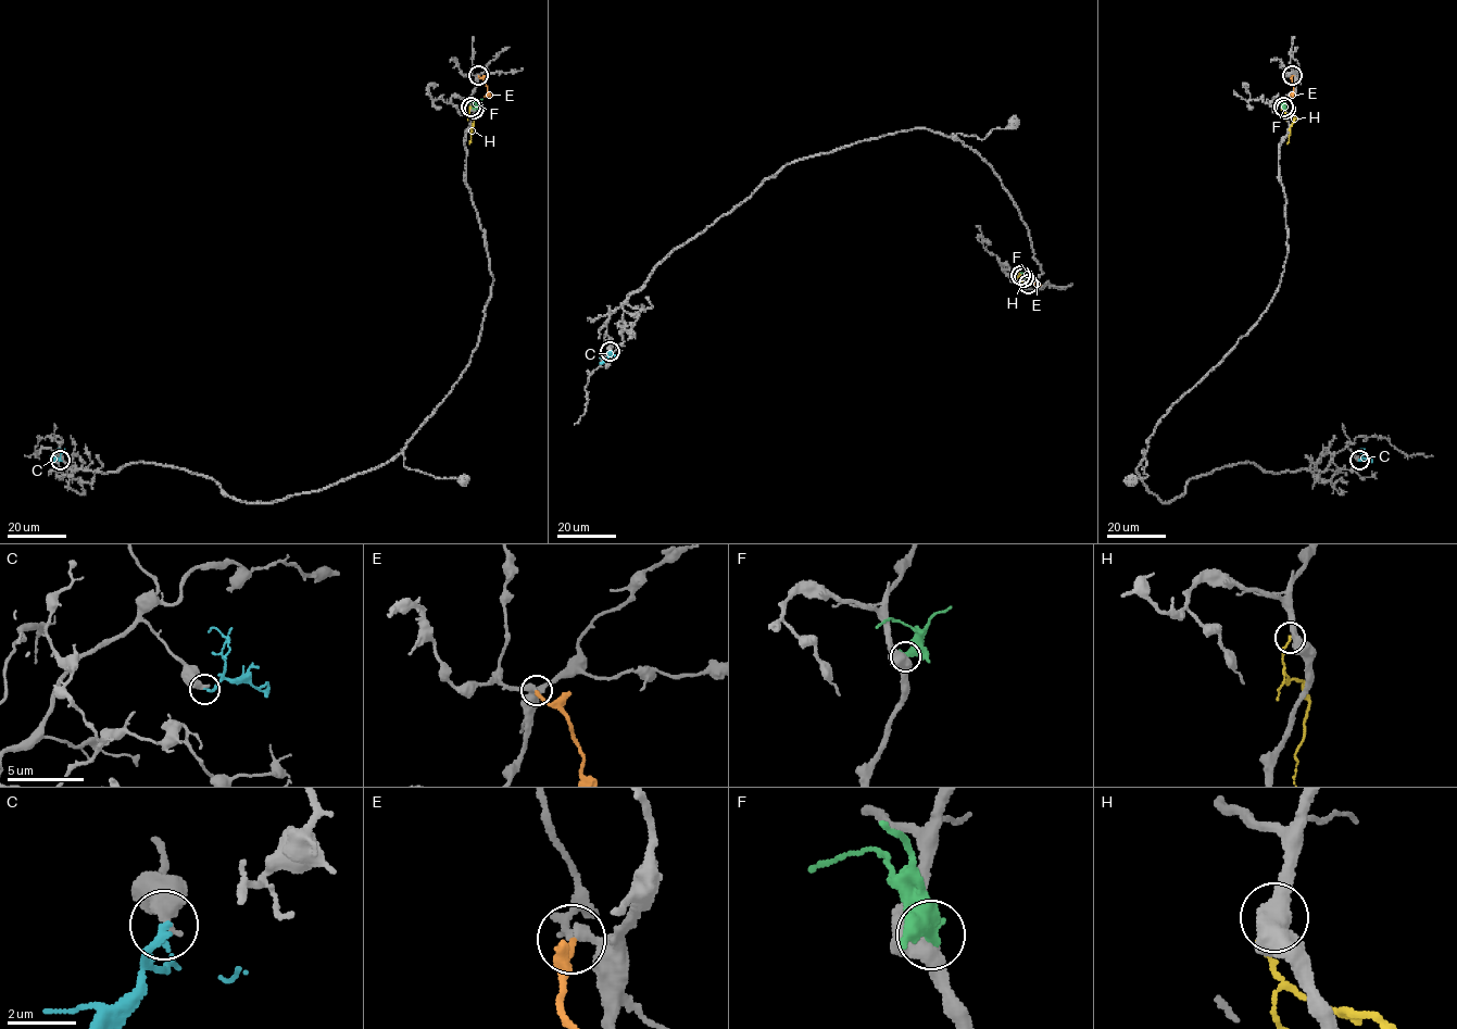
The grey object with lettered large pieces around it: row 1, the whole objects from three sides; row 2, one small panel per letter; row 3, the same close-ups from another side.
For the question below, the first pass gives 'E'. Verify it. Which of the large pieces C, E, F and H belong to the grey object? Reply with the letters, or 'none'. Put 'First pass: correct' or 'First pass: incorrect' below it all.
E
First pass: correct

